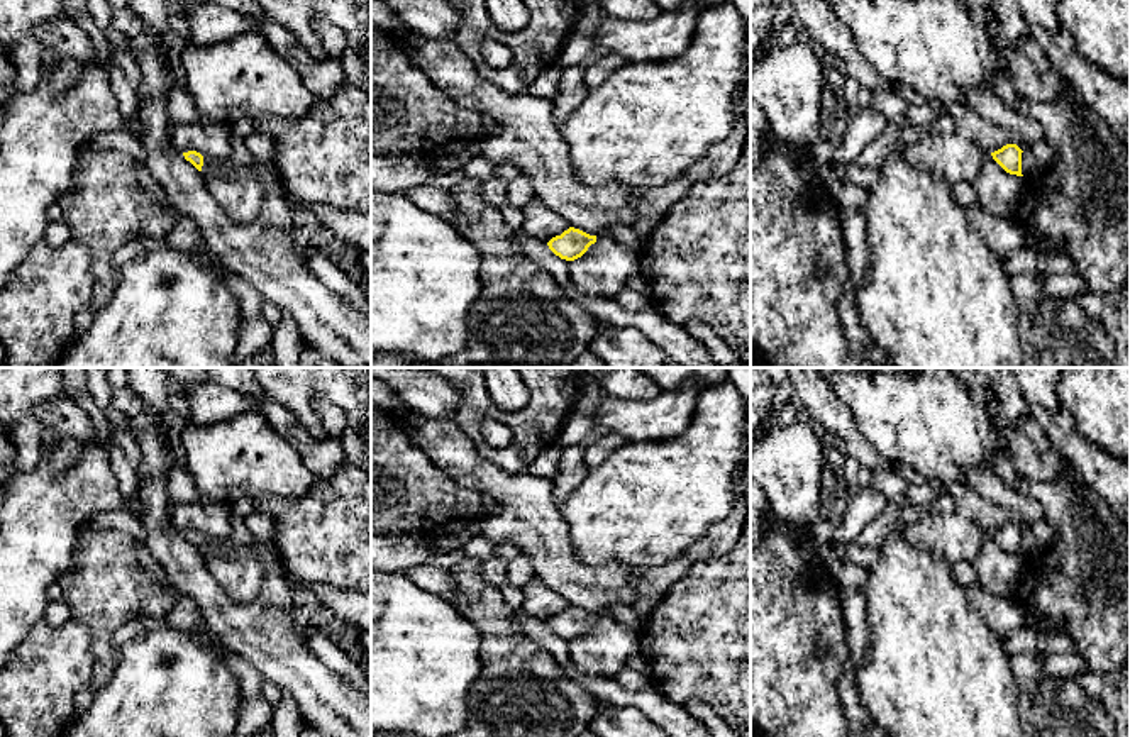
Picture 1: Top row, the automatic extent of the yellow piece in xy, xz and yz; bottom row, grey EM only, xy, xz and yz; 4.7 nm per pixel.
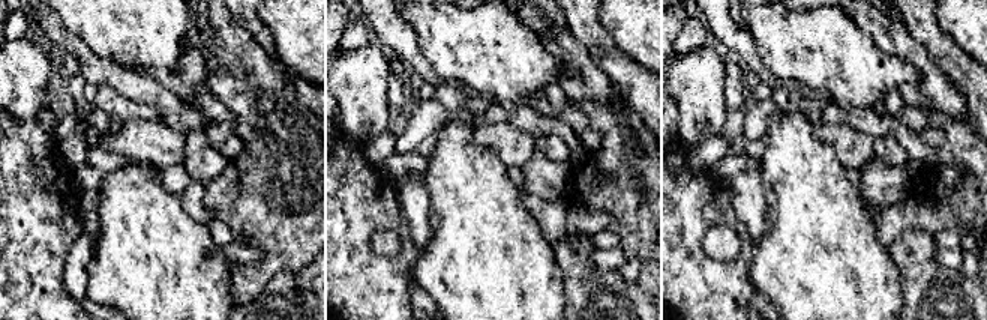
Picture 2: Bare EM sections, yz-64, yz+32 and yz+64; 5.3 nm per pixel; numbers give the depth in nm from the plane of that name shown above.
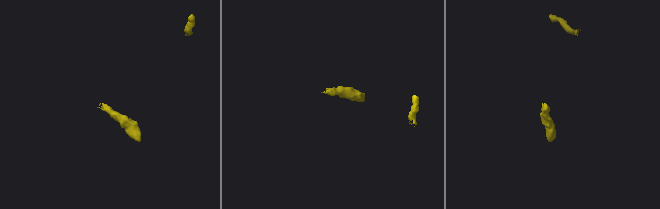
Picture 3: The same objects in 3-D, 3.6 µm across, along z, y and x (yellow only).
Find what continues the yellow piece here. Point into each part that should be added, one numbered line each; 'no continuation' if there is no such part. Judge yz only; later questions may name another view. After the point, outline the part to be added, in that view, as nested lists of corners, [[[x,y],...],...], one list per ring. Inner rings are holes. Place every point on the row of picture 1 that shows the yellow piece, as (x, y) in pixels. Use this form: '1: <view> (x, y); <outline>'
no continuation

